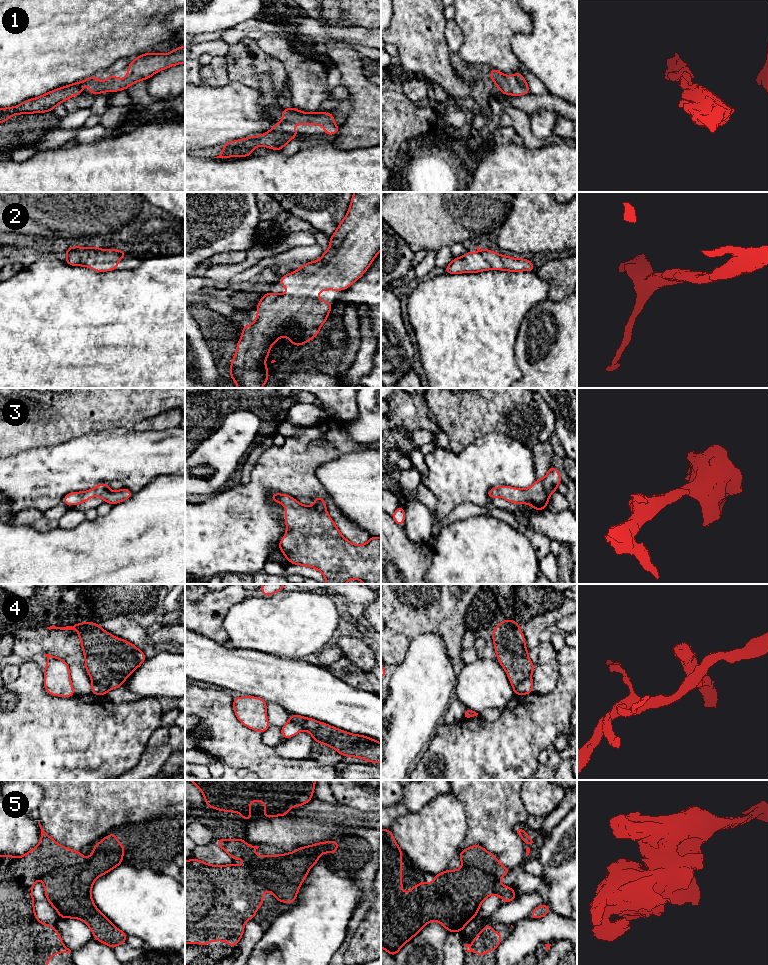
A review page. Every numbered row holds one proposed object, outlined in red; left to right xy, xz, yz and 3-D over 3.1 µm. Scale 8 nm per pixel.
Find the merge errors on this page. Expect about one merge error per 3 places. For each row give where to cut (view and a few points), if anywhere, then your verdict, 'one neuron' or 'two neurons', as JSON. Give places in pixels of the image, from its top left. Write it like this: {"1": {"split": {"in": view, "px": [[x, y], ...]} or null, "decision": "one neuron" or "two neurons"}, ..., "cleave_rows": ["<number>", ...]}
{"1": {"split": null, "decision": "one neuron"}, "2": {"split": null, "decision": "one neuron"}, "3": {"split": null, "decision": "one neuron"}, "4": {"split": {"in": "yz", "px": [[530, 676], [520, 681], [513, 688]]}, "decision": "two neurons"}, "5": {"split": null, "decision": "one neuron"}, "cleave_rows": ["4"]}

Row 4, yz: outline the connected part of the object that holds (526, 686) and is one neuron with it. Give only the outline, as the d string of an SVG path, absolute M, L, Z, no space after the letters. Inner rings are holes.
M529 677L513 688L514 695L525 695L533 692L532 678Z

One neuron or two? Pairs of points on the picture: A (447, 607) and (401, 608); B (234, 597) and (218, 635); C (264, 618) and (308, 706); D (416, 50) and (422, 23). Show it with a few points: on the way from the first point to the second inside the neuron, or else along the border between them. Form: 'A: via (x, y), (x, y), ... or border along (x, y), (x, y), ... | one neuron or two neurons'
A: via (436, 607), (430, 607), (426, 611), (412, 610) | one neuron
B: via (225, 606), (221, 610), (218, 626) | one neuron
C: border along (261, 652), (284, 658), (300, 659) | two neurons
D: via (419, 43), (419, 30) | one neuron

